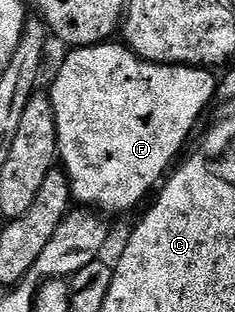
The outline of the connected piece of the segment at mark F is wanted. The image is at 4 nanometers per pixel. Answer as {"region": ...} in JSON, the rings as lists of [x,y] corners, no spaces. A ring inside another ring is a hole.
{"region":[[[114,44],[71,48],[67,52],[66,62],[59,67],[58,74],[54,77],[54,86],[48,89],[56,119],[58,157],[61,168],[70,181],[73,200],[82,204],[79,206],[103,214],[126,213],[129,209],[136,208],[146,196],[151,196],[155,186],[171,172],[172,166],[179,160],[178,152],[185,147],[202,112],[209,107],[210,100],[215,100],[219,82],[217,76],[210,74],[213,72],[209,68],[154,65],[151,61],[137,57],[125,44]]]}

